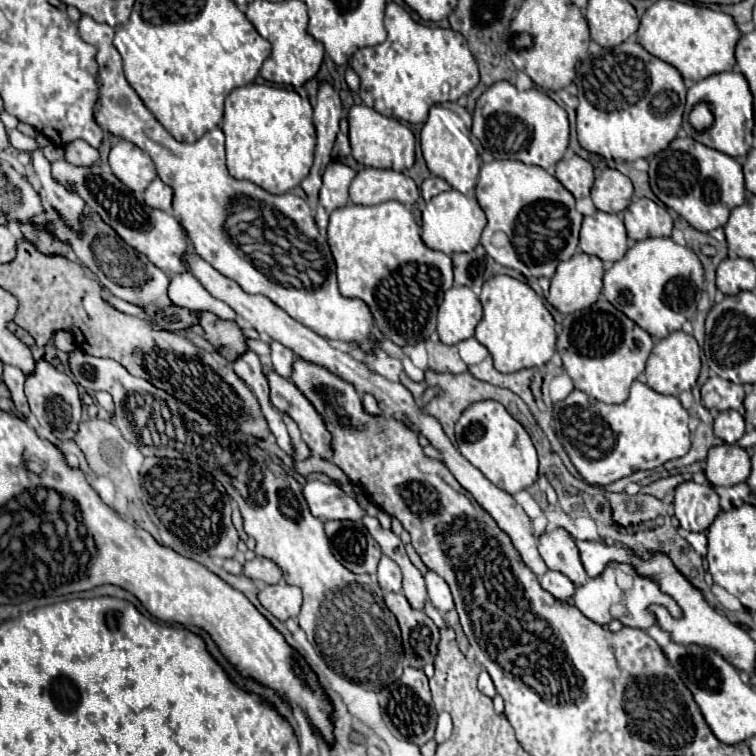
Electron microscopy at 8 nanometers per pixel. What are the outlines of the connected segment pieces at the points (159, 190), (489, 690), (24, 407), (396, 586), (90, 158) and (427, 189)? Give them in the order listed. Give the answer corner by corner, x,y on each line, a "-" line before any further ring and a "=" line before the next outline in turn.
155,177
153,183
149,183
149,187
145,189
145,203
149,207
171,211
171,199
173,199
173,189
165,185
159,177
=
484,669
481,671
478,677
478,689
479,691
481,691
483,694
487,695
491,699
493,699
497,694
490,675
=
5,365
3,369
3,381
5,385
9,387
11,391
11,397
13,397
13,403
15,403
15,409
23,415
23,417
29,417
29,403
25,399
25,391
23,391
23,383
25,383
25,375
19,367
11,367
11,365
=
383,557
383,559
379,561
377,579
379,579
379,585
381,585
385,591
401,593
401,569
397,567
397,563
393,563
393,559
=
73,141
65,147
65,159
79,167
91,167
93,163
99,163
99,153
83,141
=
429,177
421,185
421,196
427,202
431,197
435,197
443,191
449,191
449,189
451,189
451,185
447,181
443,181
439,177

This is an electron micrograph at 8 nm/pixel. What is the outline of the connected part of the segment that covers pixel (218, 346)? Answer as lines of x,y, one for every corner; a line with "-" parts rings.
211,317
211,321
197,319
203,329
203,341
197,343
203,349
219,353
227,363
233,363
237,355
247,351
247,337
243,335
237,321
223,321
219,317

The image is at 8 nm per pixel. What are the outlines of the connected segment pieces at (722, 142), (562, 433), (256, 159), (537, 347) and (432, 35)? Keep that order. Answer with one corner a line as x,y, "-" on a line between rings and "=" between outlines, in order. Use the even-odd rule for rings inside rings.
739,71
717,73
717,75
711,75
707,79
701,79
693,87
689,87
687,105
685,105
685,117
683,117
683,129
695,141
699,141
699,143
703,143
703,145
707,145
711,149
717,149
717,151
721,151
725,155
743,157
751,149
751,129
749,129
751,125
747,123
747,119
753,119
753,97
751,97
749,85
745,83
745,77
-
699,101
705,101
709,105
711,113
713,113
713,125
703,129
703,131
693,129
689,125
689,121
687,121
687,113
=
635,381
631,385
631,395
621,405
607,405
607,403
599,403
599,401
591,403
589,395
575,389
567,399
563,399
561,403
555,405
553,417
559,425
559,433
557,433
559,441
563,443
565,451
569,453
569,457
571,457
573,465
577,467
577,471
581,473
581,477
591,485
609,485
635,471
655,469
671,459
683,457
691,447
691,433
687,427
689,413
687,413
687,409
683,409
681,401
673,395
661,395
661,393
653,391
651,387
643,385
641,381
=
259,83
233,89
225,99
221,129
225,133
227,169
231,177
251,181
269,193
281,195
309,175
315,151
313,109
309,100
301,99
295,91
=
495,275
483,283
479,295
483,305
483,319
475,327
475,339
485,345
501,373
513,373
527,367
545,365
555,353
555,321
543,299
523,281
509,275
=
387,3
385,9
387,39
375,47
357,49
351,67
361,79
359,97
385,117
407,123
425,123
429,107
441,101
457,101
479,83
477,61
467,41
453,29
419,25
401,5

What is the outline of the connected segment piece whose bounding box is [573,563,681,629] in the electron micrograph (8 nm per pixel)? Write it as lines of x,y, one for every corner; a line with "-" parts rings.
609,563
607,569
599,575
599,577
593,577
589,579
583,587
579,587
573,595
573,601
575,601
575,607
585,615
589,617
591,621
599,623
599,625
607,625
615,619
615,611
617,611
617,605
619,605
619,615
617,619
623,623
623,625
629,625
629,627
639,627
639,629
647,629
651,625
655,625
655,617
647,611
649,605
653,603
659,603
659,605
665,605
673,617
681,617
681,609
679,605
665,593
659,591
657,583
651,581
651,579
643,579
639,577
631,565
619,565
619,563

